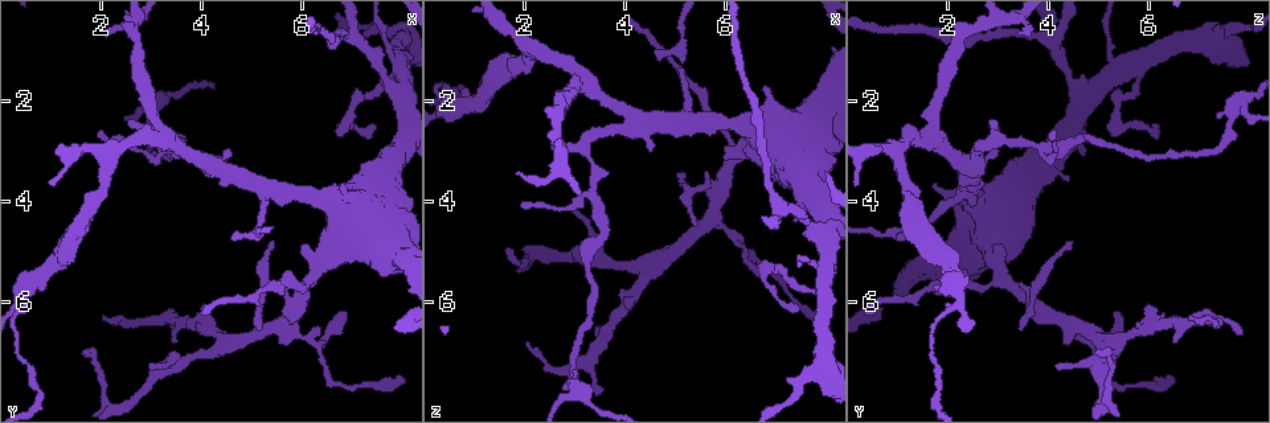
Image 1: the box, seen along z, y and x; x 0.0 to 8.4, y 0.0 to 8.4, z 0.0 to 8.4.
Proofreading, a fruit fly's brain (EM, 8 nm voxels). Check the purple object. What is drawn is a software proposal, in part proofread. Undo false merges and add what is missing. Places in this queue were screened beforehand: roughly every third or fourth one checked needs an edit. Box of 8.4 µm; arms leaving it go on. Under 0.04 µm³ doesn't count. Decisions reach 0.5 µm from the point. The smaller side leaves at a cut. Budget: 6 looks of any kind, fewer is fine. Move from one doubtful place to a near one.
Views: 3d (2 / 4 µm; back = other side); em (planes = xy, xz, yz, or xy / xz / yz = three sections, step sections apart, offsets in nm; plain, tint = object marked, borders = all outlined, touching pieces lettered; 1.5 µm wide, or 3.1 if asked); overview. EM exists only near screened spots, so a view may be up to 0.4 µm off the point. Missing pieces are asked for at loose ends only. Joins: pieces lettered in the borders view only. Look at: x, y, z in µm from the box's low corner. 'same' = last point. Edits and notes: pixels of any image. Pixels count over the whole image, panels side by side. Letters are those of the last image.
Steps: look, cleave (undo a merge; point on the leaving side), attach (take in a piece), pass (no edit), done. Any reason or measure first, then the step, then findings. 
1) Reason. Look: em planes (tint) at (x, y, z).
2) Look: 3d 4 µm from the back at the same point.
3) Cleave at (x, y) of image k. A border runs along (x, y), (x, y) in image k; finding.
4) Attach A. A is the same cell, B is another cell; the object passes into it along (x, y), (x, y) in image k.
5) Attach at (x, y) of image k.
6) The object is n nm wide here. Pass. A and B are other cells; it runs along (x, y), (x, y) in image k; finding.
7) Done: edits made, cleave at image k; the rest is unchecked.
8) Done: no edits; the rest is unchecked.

Look: 3d 4 µm at (1.65, 7.05, 4.95).

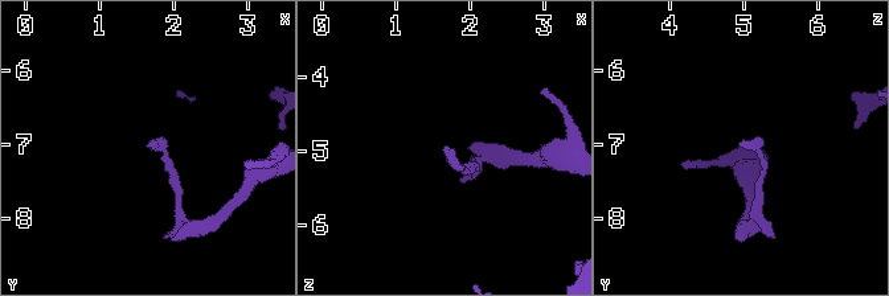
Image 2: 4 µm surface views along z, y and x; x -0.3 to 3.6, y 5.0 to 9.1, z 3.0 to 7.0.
Look: em planes (plain) at (1.65, 7.00, 4.95).

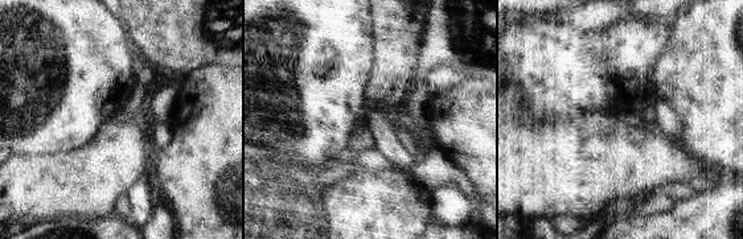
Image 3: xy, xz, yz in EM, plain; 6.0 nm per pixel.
What lies round it. Look: em planes (borders) at the same point.

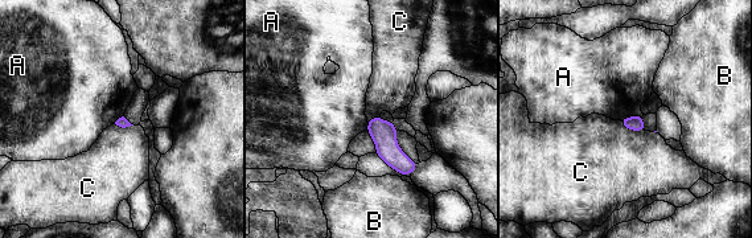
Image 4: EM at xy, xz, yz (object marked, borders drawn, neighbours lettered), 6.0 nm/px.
Pass. A, B and C are other cells; a border runs along (641, 115), (620, 120) in image 4; no lettered piece goes on from it.

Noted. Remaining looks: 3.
Tapers out. Look: 3d 4 µm at (5.40, 4.90, 4.45).

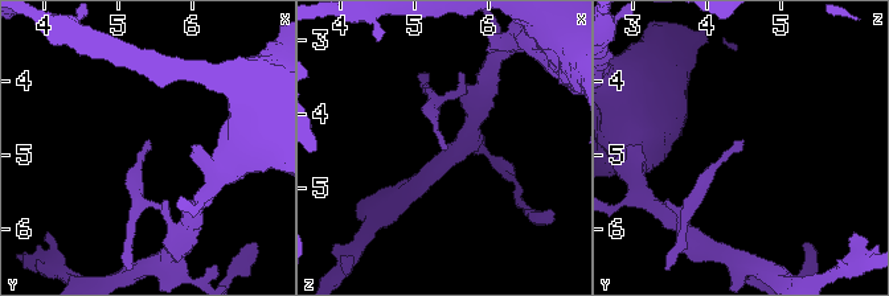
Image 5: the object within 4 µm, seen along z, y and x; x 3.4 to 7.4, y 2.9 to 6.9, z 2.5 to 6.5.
Look: em planes (borders) at (5.40, 4.80, 4.50).

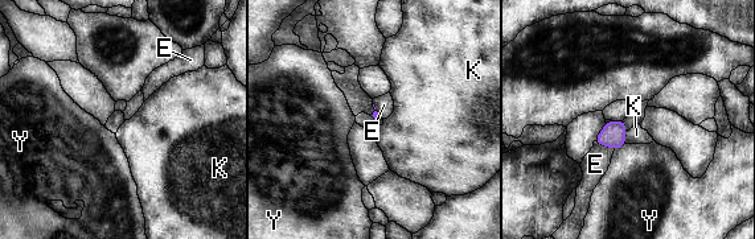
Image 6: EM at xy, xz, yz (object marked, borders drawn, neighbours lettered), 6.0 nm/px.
Pass. E, K and Y are other cells; a border runs along (627, 131), (624, 143) in image 6; no lettered piece goes on from it.

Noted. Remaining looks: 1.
Done: no edits; the rest is unchecked.

